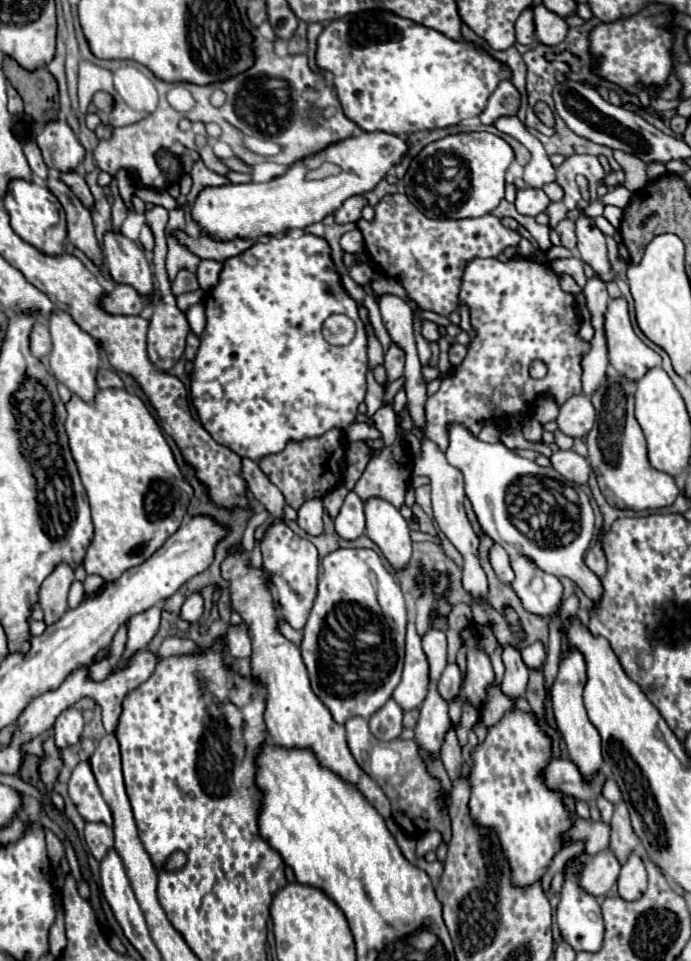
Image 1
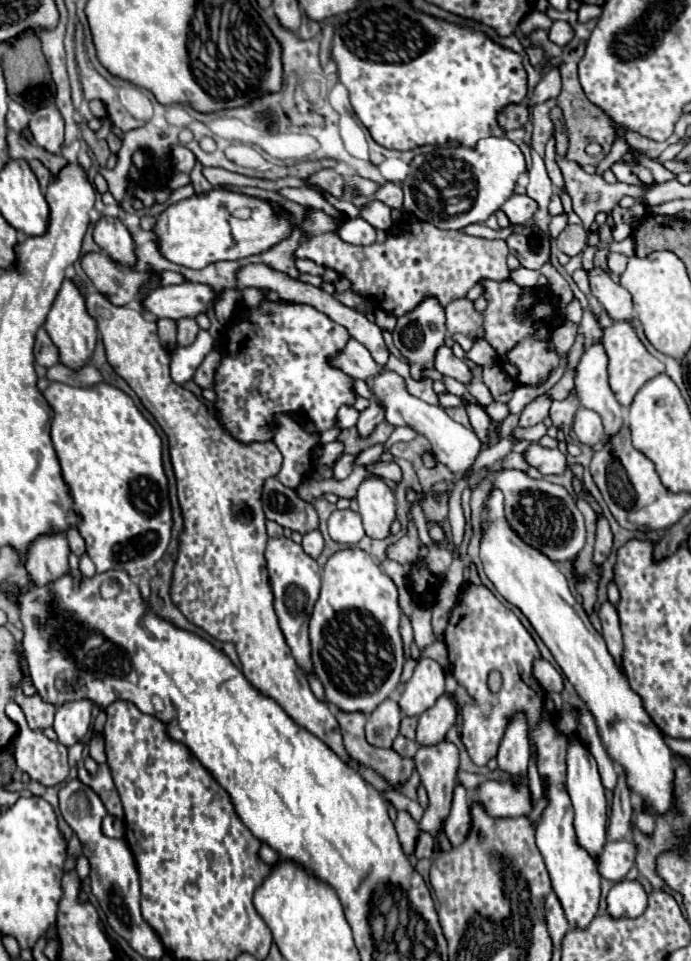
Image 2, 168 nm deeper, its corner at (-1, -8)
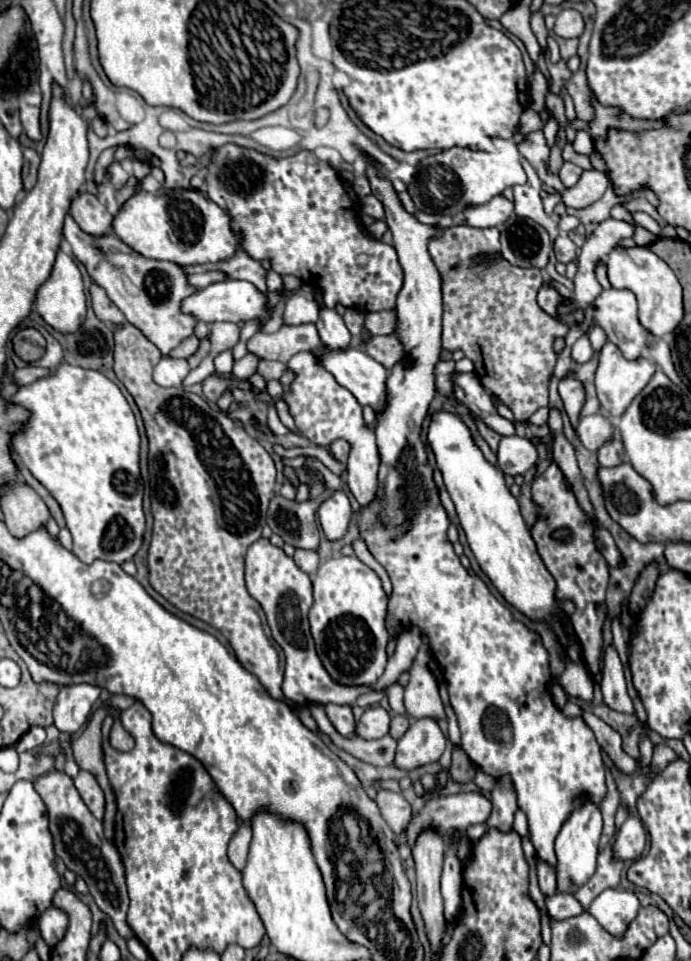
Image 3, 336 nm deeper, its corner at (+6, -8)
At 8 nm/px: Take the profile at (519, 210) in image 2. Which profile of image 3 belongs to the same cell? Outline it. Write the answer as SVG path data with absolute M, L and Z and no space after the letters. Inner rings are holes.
M497 195L485 205L469 205L463 217L471 227L497 227L505 223L511 213L513 213L513 201L507 201L503 195Z

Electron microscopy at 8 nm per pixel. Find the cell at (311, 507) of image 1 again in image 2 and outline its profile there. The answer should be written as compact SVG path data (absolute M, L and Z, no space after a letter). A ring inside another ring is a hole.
M314 529L314 531L308 531L302 539L302 547L304 551L310 555L310 557L318 557L322 553L322 547L324 547L324 539L322 539L322 533L320 529Z

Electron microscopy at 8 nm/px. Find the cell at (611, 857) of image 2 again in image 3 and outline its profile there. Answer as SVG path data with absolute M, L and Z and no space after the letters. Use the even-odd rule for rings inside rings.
M629 815L627 821L621 825L619 835L615 839L615 857L617 859L637 859L641 857L647 843L647 829L637 815Z

